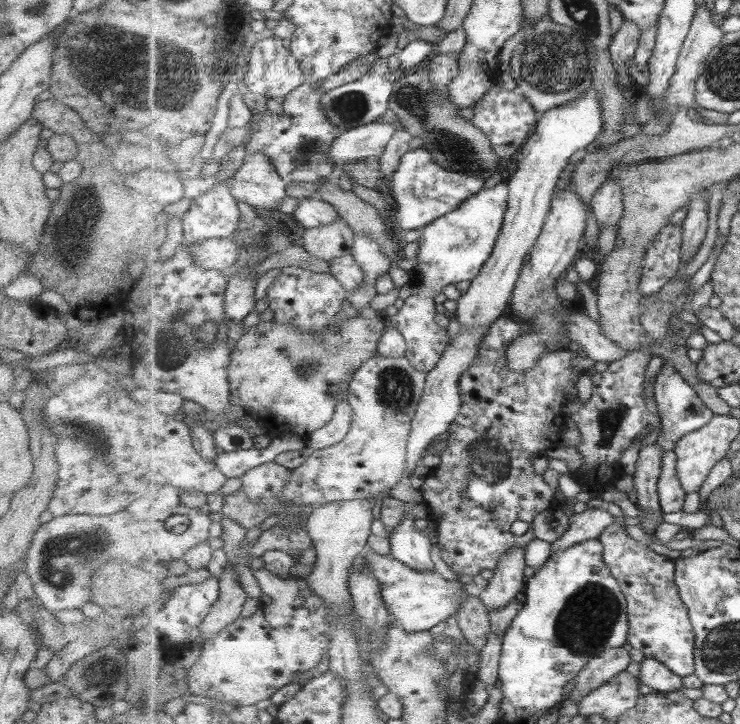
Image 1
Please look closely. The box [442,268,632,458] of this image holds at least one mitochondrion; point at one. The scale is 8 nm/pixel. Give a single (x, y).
(609, 420)

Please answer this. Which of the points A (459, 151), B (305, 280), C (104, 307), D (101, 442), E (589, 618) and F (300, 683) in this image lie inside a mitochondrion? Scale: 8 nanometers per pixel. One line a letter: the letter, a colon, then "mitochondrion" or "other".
A: mitochondrion
B: other
C: other
D: mitochondrion
E: mitochondrion
F: other

